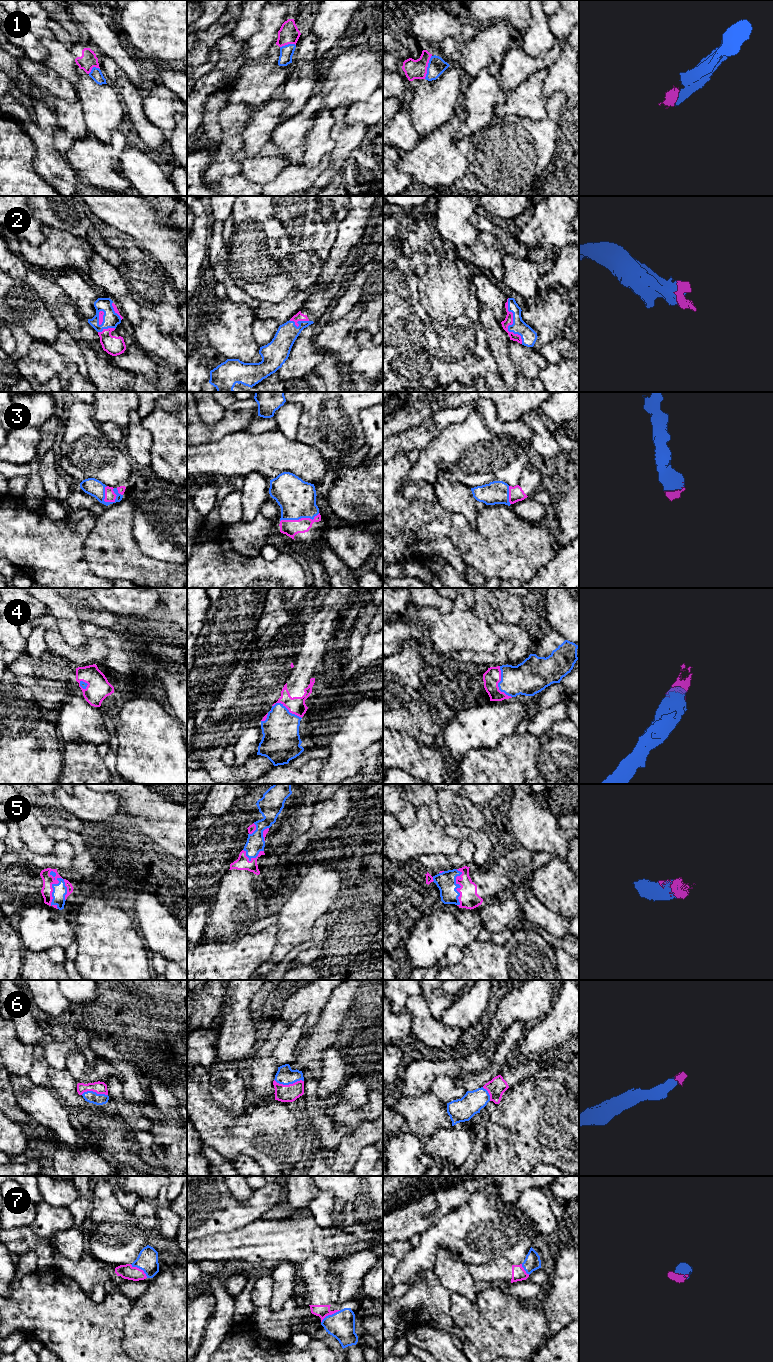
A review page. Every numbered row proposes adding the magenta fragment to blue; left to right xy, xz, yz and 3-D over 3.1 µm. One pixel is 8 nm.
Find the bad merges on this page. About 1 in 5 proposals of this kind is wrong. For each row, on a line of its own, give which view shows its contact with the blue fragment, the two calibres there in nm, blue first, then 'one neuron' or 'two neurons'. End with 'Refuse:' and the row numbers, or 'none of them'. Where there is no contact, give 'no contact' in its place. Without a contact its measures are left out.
1: yz | 140/160 nm | one neuron
2: yz | 120/70 nm | one neuron
3: xz | 300/130 nm | one neuron
4: yz | 280/140 nm | one neuron
5: xy | 110/90 nm | one neuron
6: xz | 150/140 nm | one neuron
7: xy | 170/110 nm | one neuron
Refuse: none of them

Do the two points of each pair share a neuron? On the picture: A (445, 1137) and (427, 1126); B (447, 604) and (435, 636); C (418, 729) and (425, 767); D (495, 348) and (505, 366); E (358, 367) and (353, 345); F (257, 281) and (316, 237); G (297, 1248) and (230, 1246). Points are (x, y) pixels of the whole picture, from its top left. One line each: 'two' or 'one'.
A: two
B: two
C: two
D: one
E: two
F: one
G: one

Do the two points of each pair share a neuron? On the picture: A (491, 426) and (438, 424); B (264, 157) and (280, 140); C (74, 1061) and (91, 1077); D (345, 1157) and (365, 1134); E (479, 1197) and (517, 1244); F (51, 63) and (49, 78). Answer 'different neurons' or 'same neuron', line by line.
A: same neuron
B: different neurons
C: same neuron
D: same neuron
E: same neuron
F: different neurons

